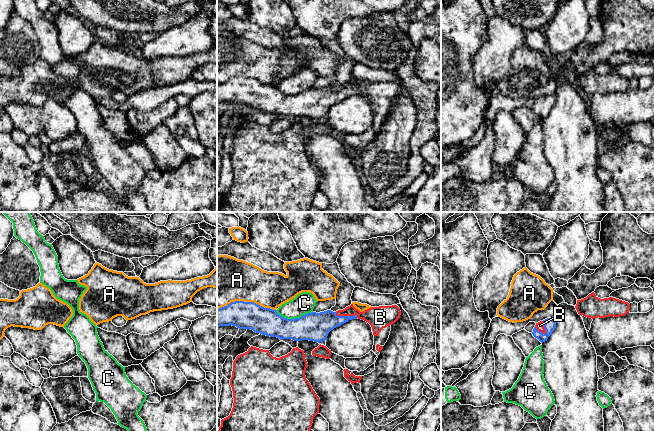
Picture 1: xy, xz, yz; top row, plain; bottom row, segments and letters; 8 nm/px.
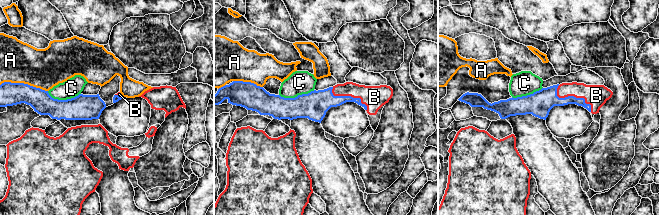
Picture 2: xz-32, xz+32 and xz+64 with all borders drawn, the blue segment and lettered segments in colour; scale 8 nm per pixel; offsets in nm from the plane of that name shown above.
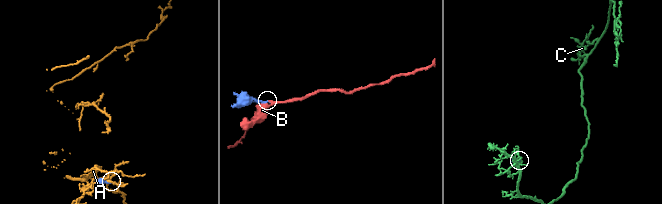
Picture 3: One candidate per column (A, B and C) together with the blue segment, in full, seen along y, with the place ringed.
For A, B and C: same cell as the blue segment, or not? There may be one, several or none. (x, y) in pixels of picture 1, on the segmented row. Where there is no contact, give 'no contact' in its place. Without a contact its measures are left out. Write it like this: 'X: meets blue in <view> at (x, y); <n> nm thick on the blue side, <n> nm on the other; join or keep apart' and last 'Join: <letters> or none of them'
A: meets blue in xz at (246, 302); 220 nm thick on the blue side, 380 nm on the other; keep apart
B: meets blue in xz at (346, 316); 220 nm thick on the blue side, 170 nm on the other; join
C: meets blue in xz at (295, 318); 220 nm thick on the blue side, 170 nm on the other; keep apart
Join: B

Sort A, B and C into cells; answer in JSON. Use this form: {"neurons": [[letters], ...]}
{"neurons": [["A"], ["B"], ["C"]]}

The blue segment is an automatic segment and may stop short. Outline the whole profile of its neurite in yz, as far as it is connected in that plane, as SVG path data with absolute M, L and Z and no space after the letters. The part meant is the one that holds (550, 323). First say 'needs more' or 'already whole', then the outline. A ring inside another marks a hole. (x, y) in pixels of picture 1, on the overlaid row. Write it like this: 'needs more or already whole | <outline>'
needs more | M547 318L543 321L536 323L533 329L533 336L537 338L541 343L547 341L548 337L556 328L555 318Z

